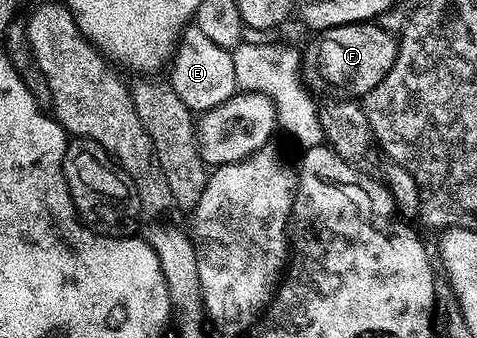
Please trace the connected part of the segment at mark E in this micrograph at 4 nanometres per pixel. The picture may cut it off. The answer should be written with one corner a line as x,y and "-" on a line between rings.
196,26
186,27
171,57
173,73
167,78
168,83
175,94
194,113
206,112
208,108
214,108
227,102
227,98
231,98
238,91
232,56
230,49
215,46
215,42
211,42
211,38
203,34
203,30
199,30

